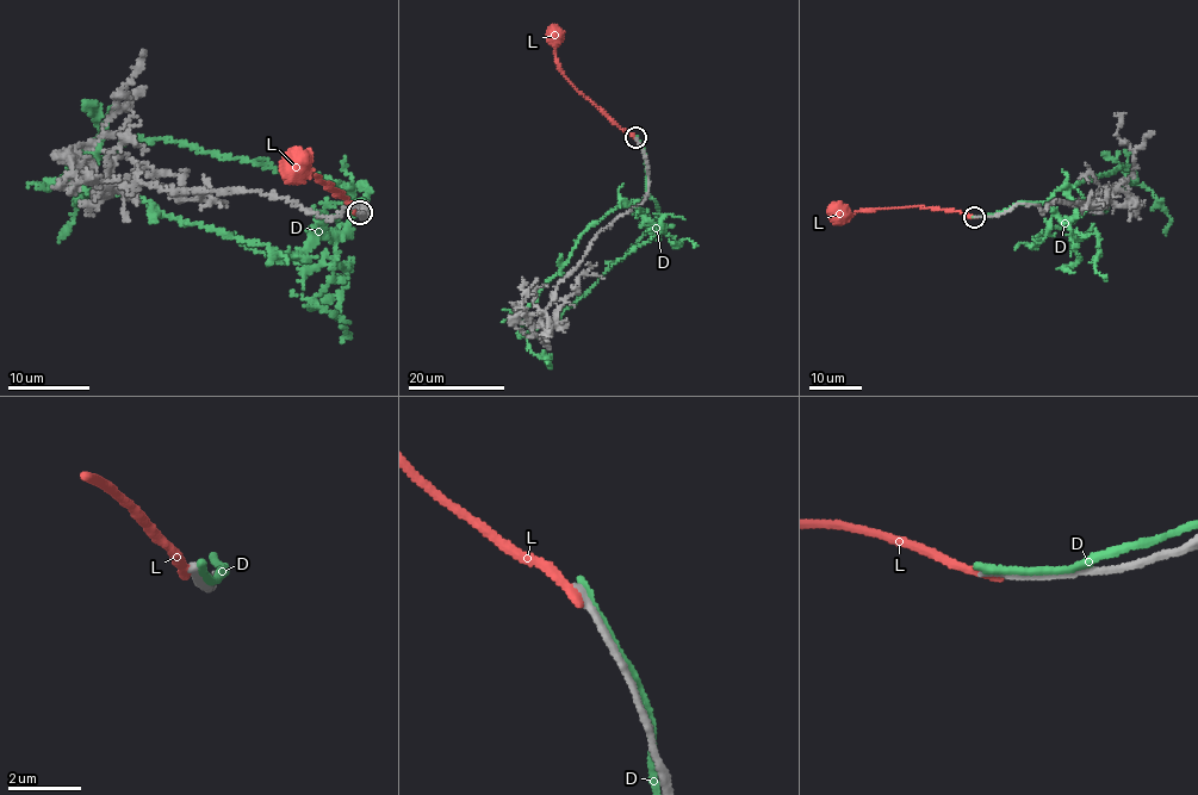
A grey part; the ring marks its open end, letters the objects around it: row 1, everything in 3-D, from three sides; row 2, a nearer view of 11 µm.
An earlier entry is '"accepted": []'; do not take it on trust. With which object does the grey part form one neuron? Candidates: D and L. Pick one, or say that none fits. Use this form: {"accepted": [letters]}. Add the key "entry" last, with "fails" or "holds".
{"accepted": [], "entry": "holds"}

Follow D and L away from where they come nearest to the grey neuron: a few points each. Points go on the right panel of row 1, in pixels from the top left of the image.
D: (982, 217), (1044, 202), (1063, 186), (1073, 215), (1054, 215), (1035, 240), (1093, 213)
L: (975, 216), (922, 206), (839, 212)

